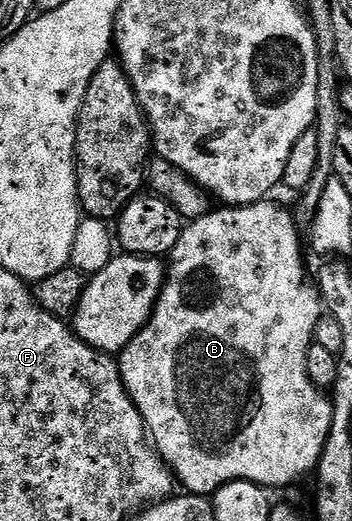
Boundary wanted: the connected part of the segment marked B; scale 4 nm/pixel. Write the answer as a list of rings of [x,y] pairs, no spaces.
[[[265,199],[254,204],[224,206],[220,212],[211,210],[204,218],[191,220],[183,227],[180,242],[176,242],[168,257],[168,275],[150,321],[117,357],[122,381],[136,410],[140,410],[144,418],[154,451],[173,472],[175,481],[181,487],[183,484],[187,493],[196,496],[213,497],[220,486],[233,480],[252,482],[267,490],[286,488],[306,475],[309,477],[317,469],[324,442],[328,442],[328,430],[332,426],[332,399],[308,378],[306,366],[307,351],[313,343],[316,322],[322,315],[321,297],[306,280],[298,236],[300,230],[293,213],[272,201]]]

